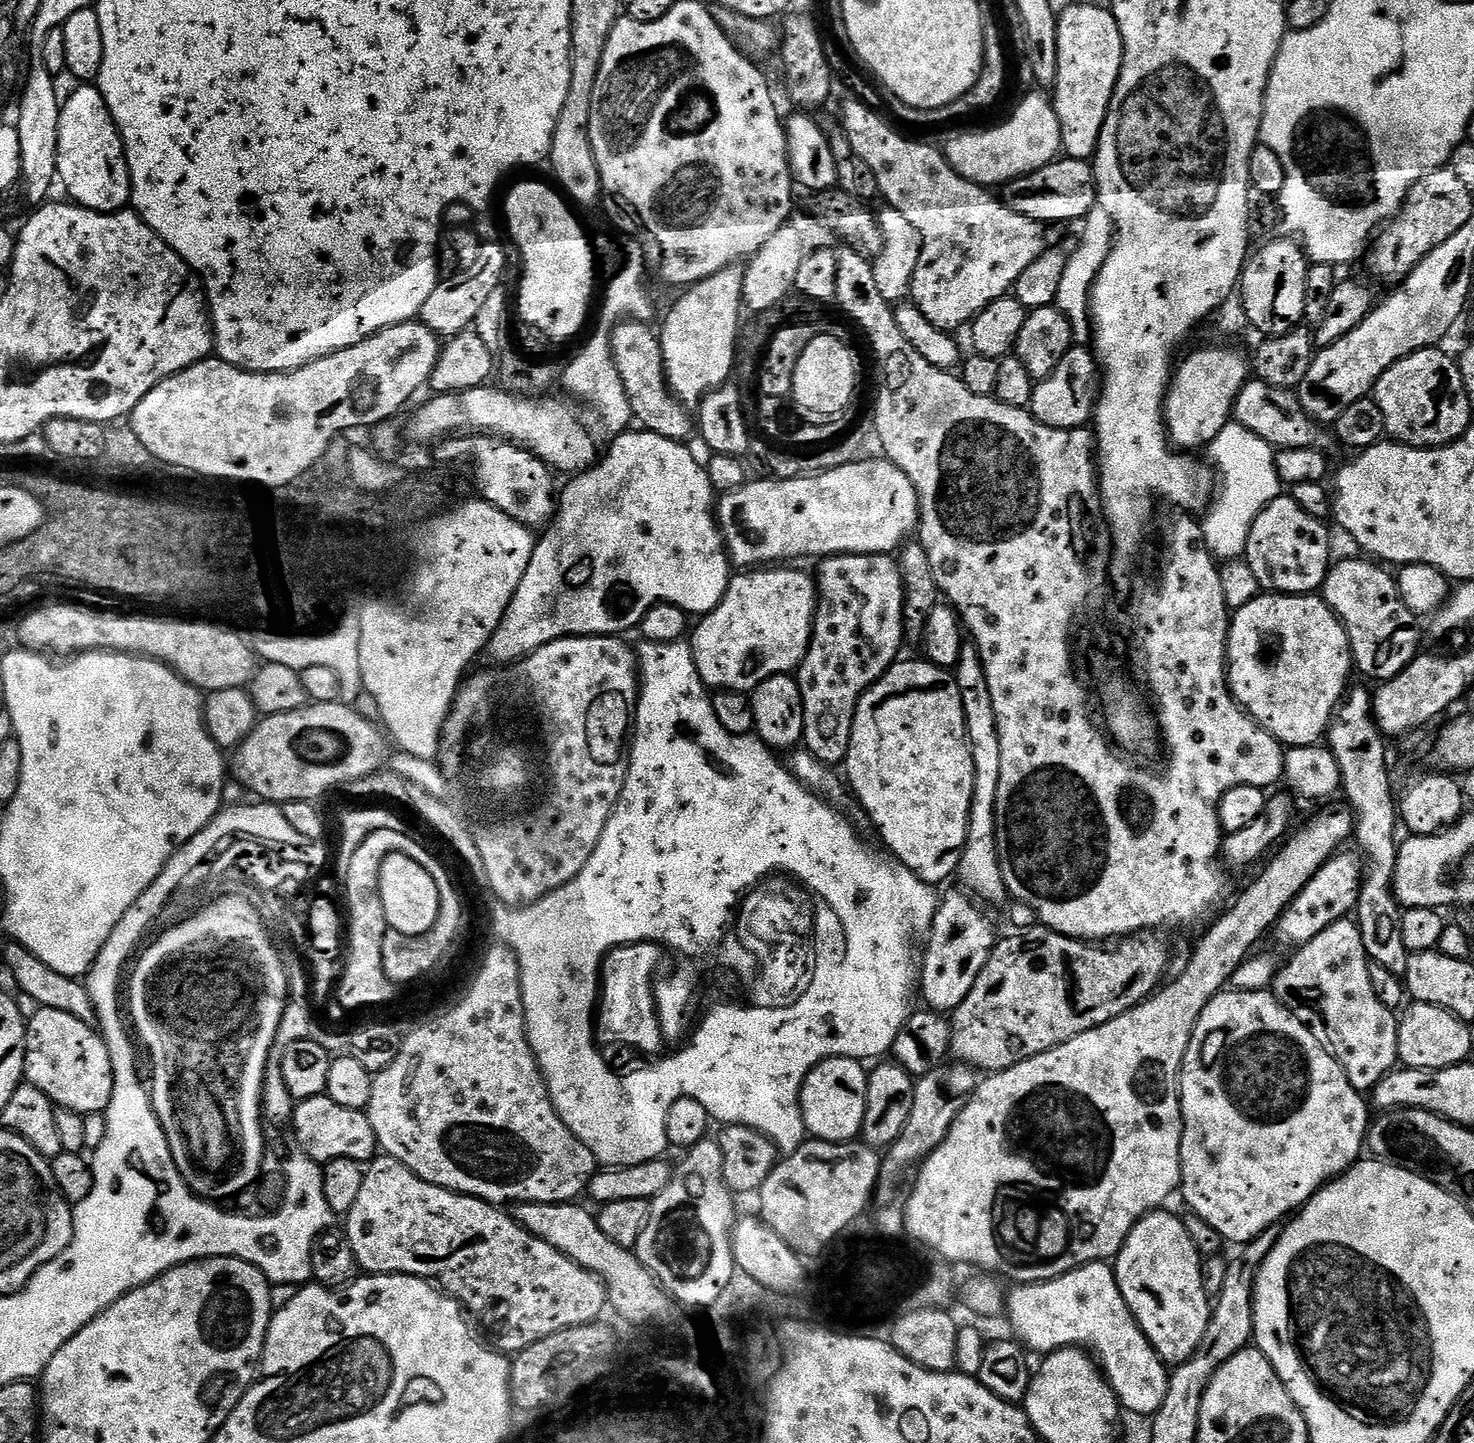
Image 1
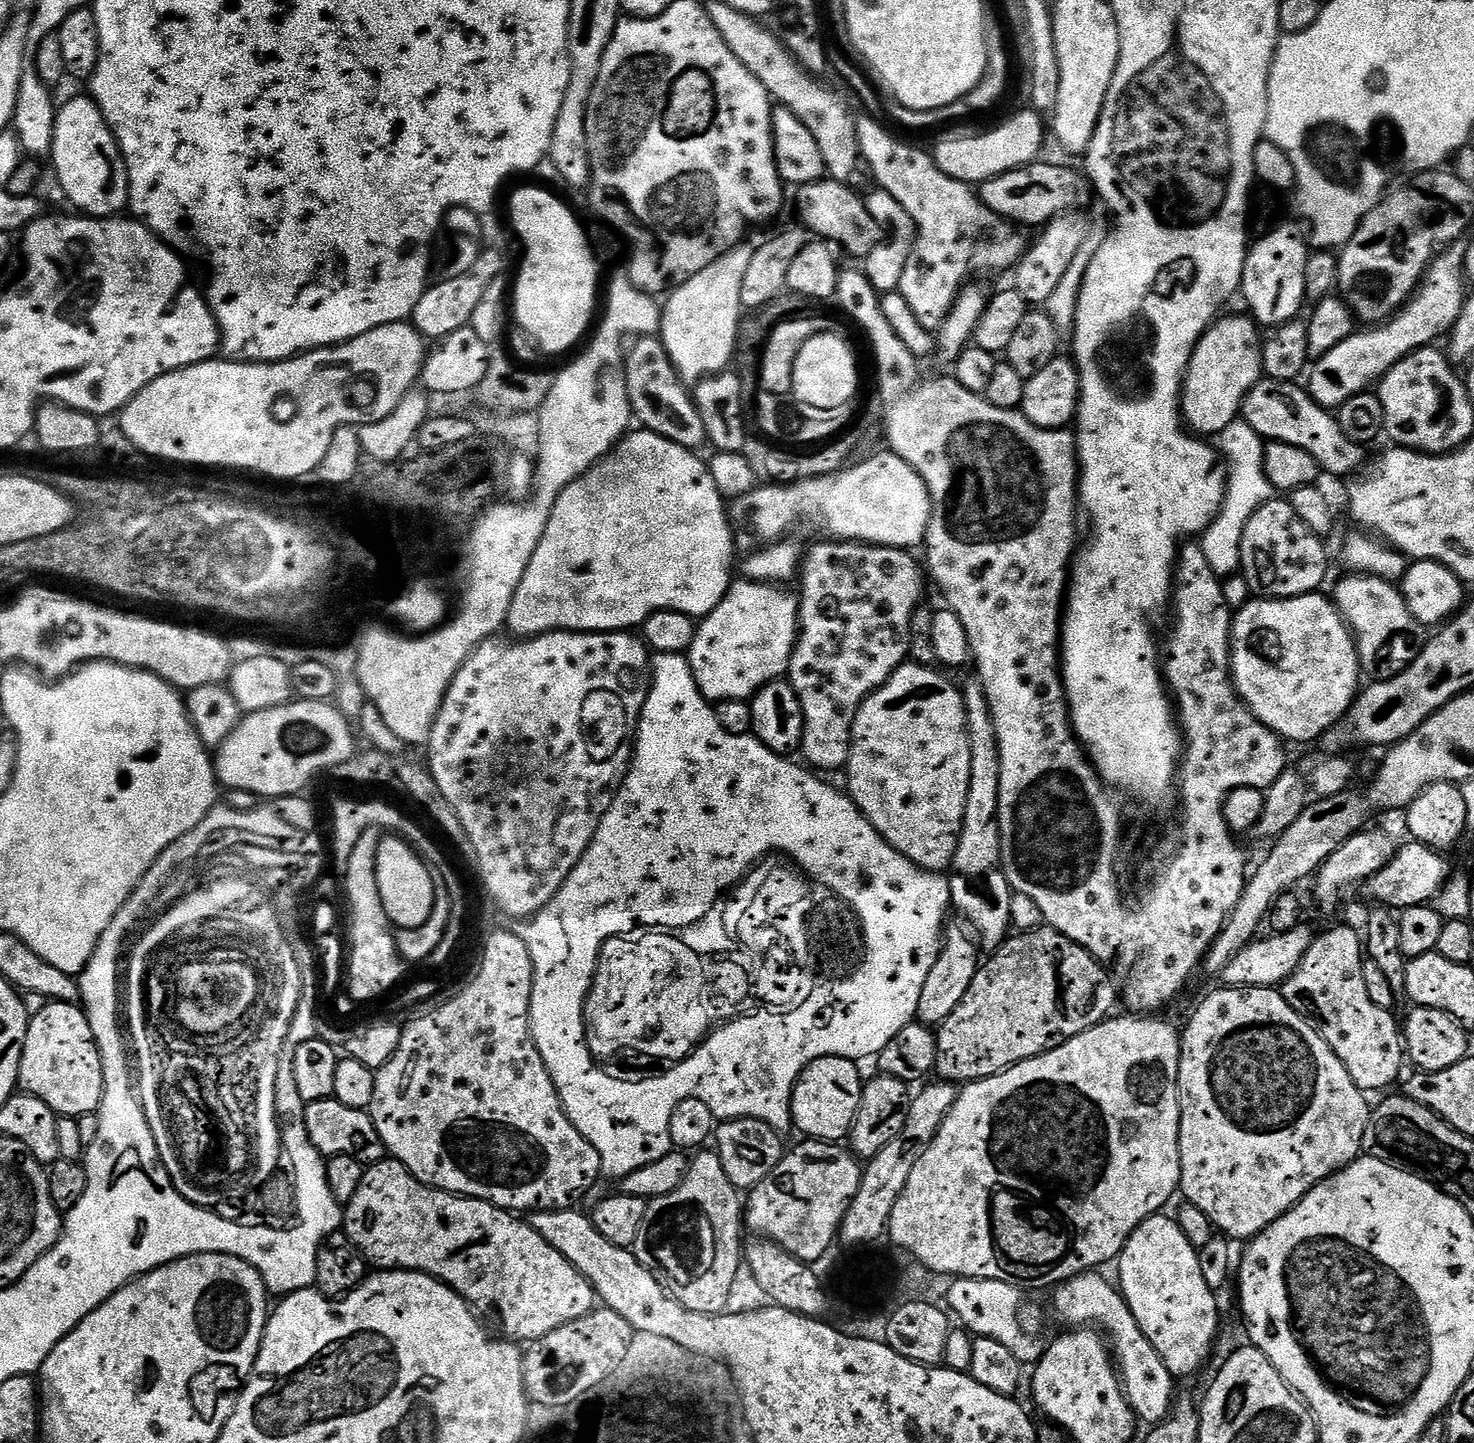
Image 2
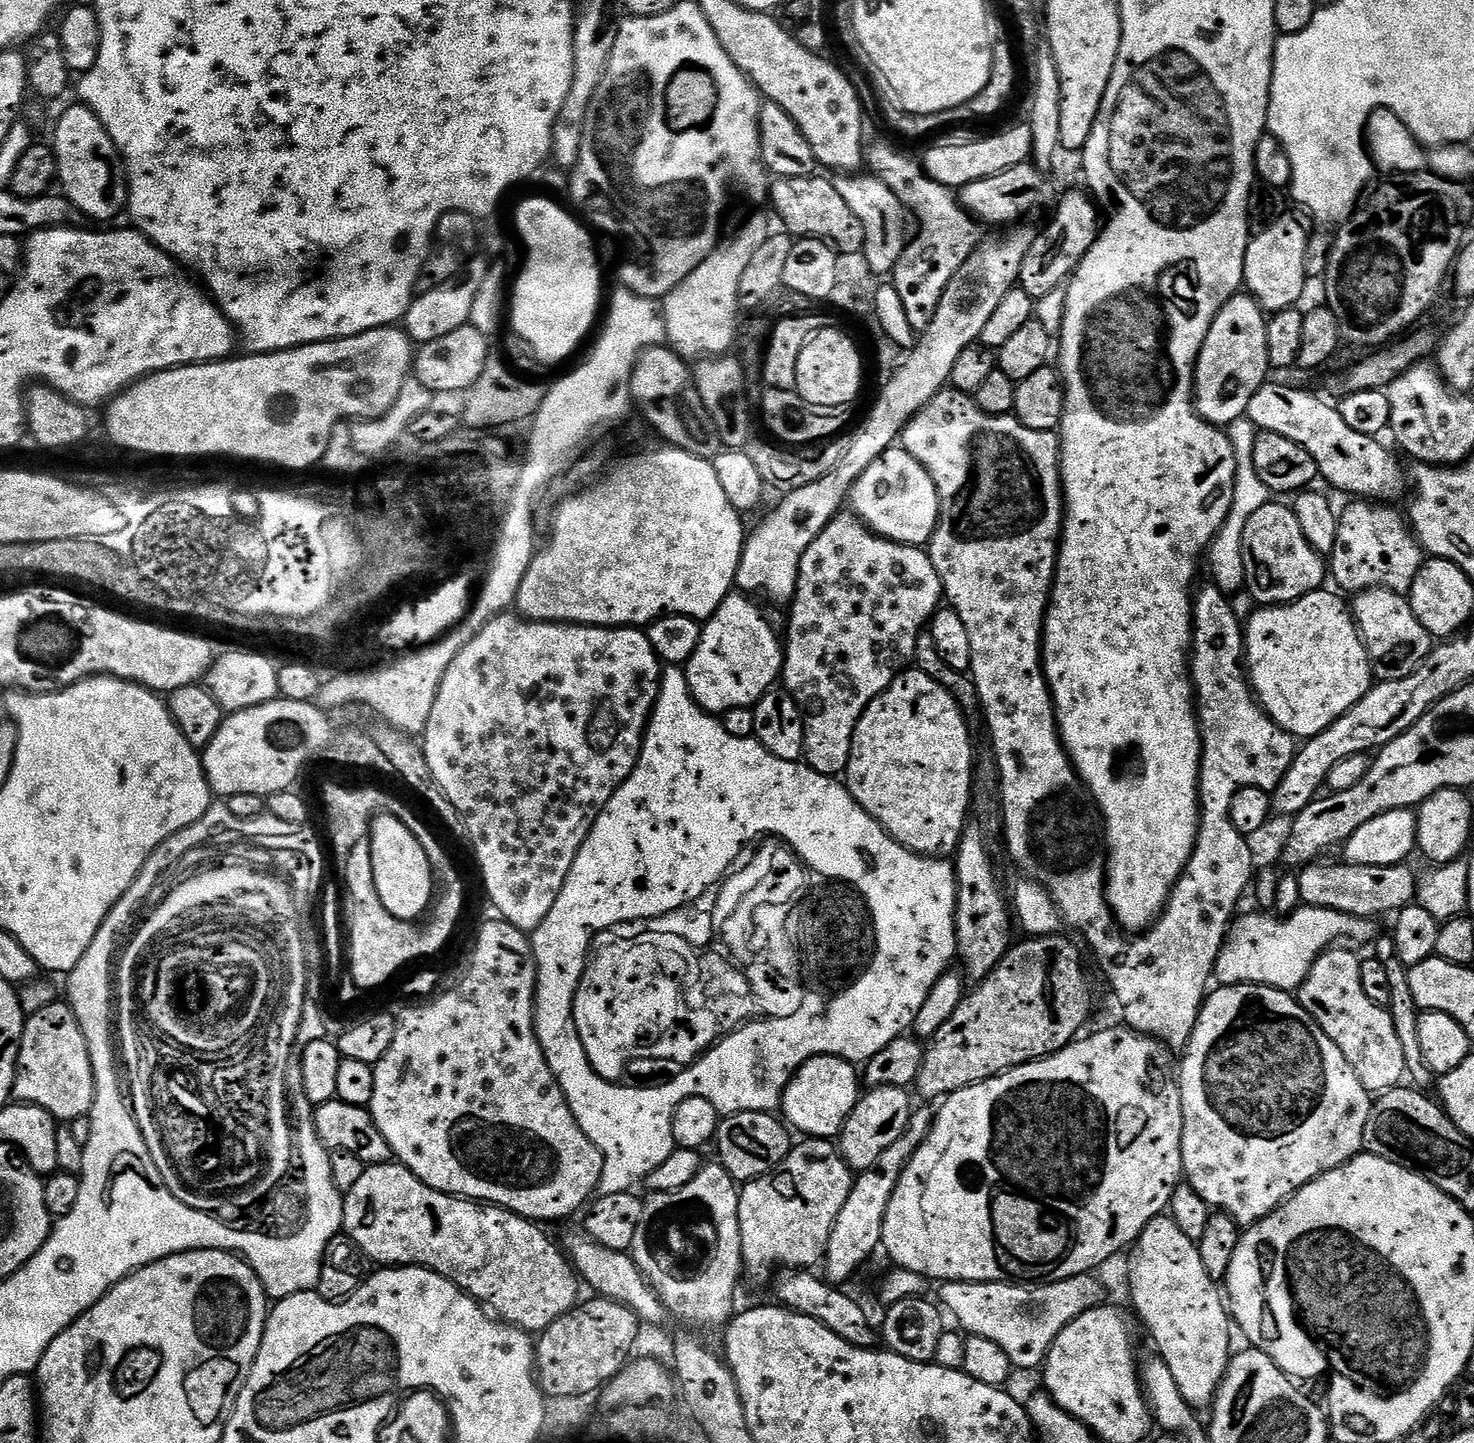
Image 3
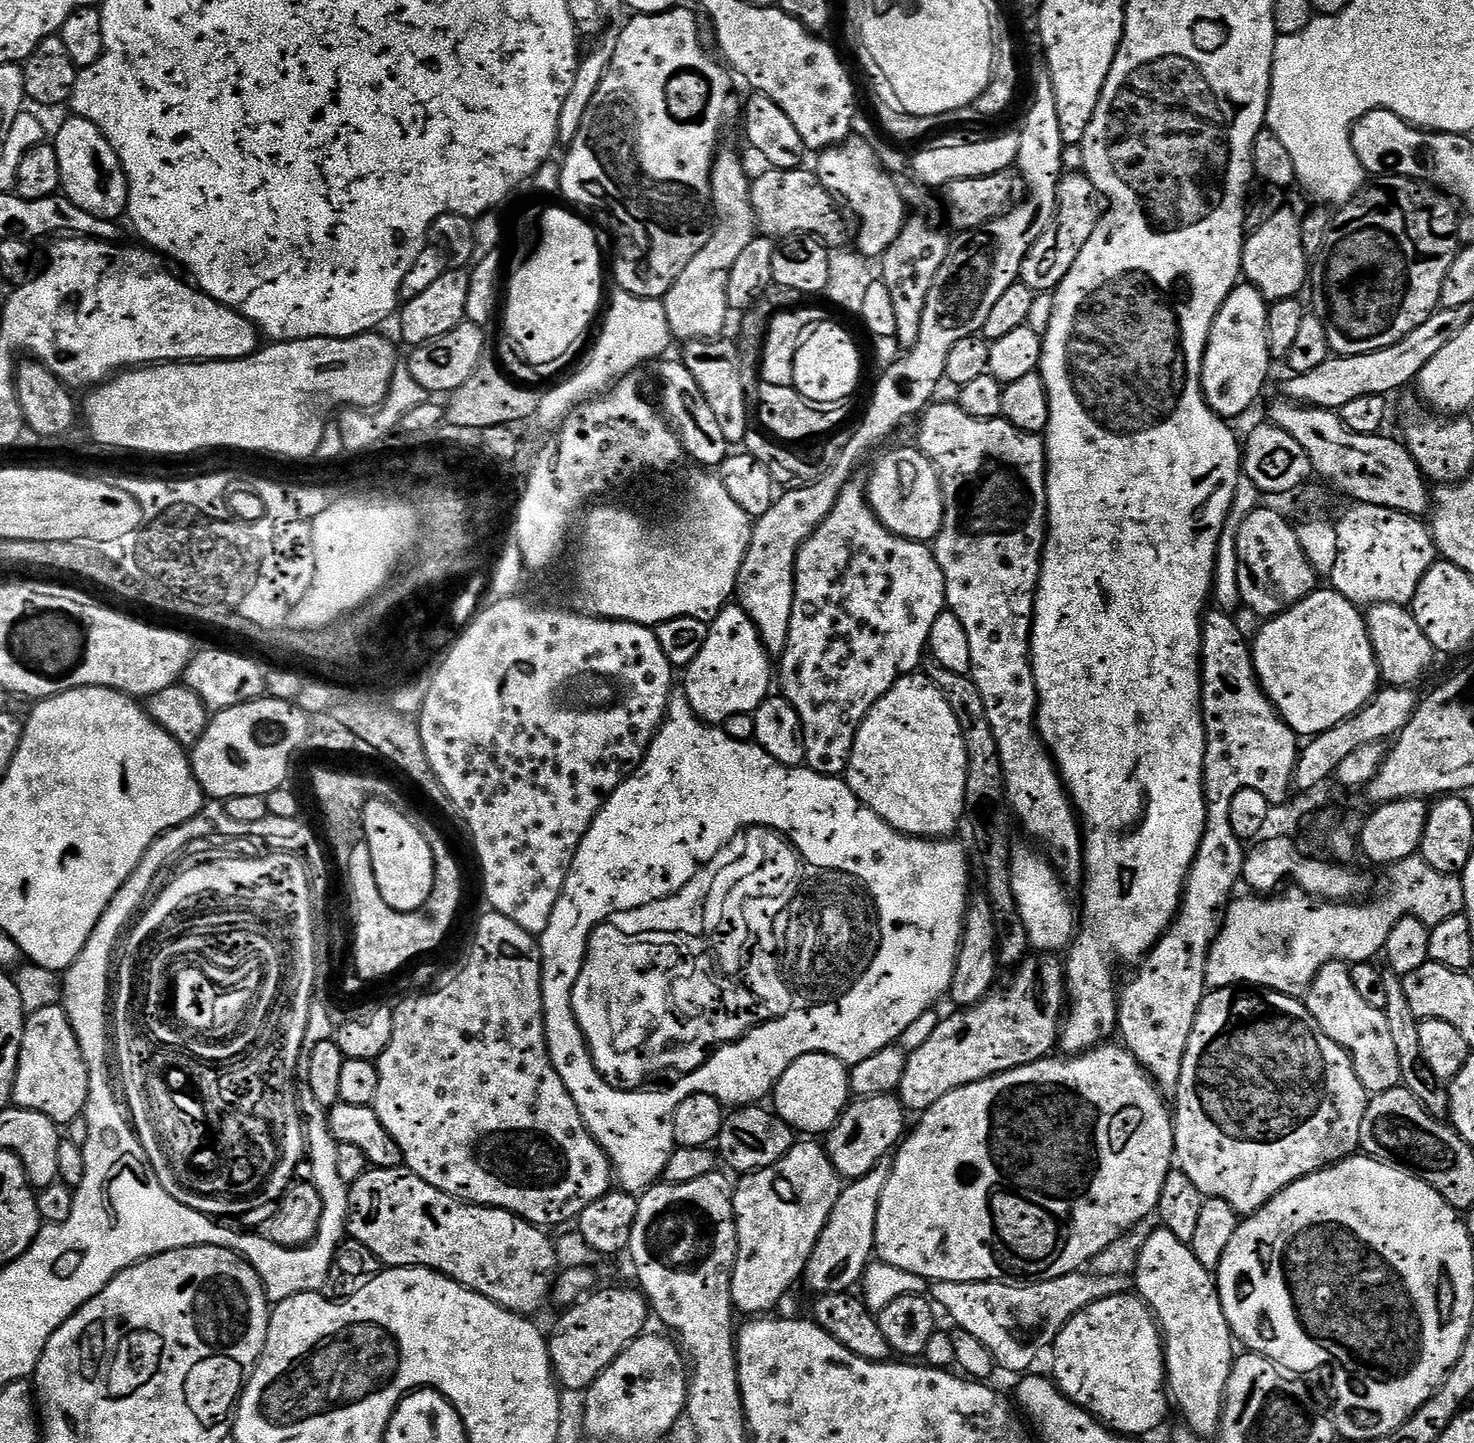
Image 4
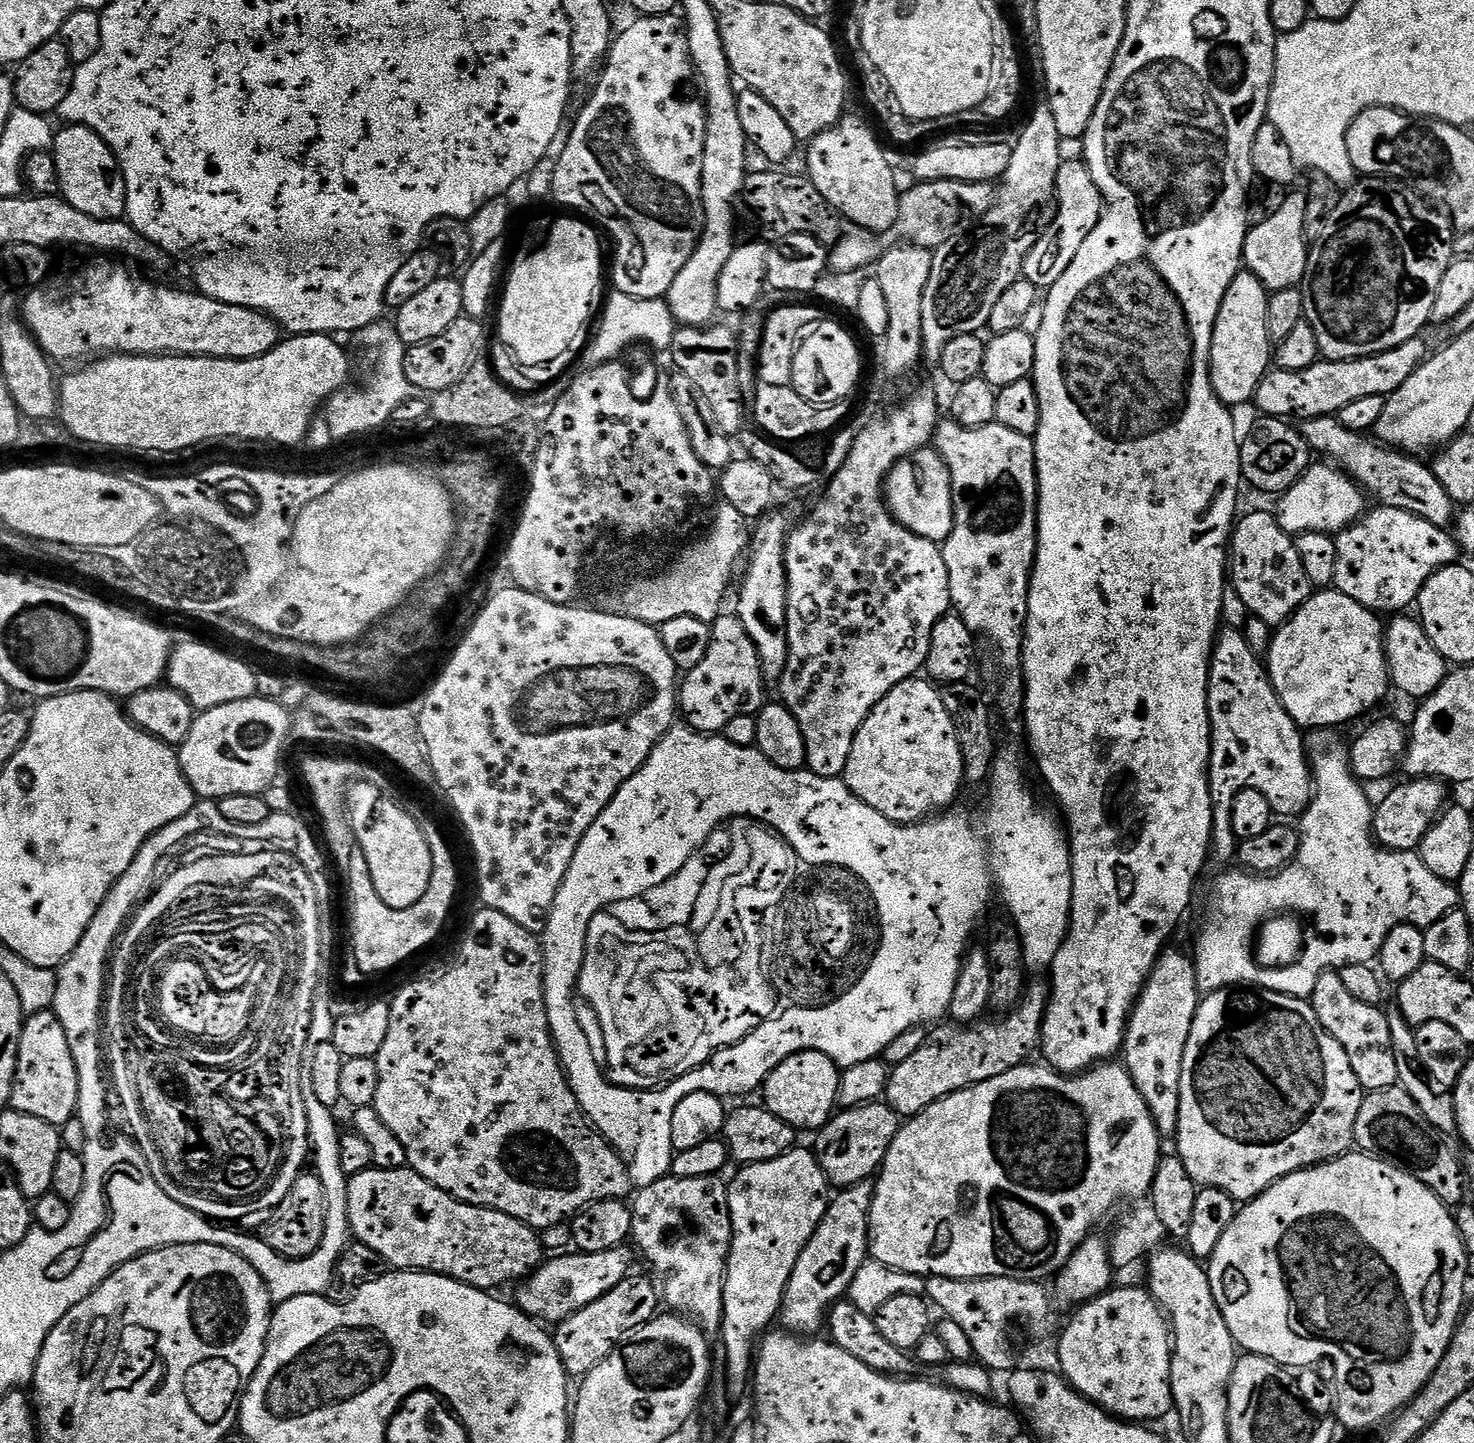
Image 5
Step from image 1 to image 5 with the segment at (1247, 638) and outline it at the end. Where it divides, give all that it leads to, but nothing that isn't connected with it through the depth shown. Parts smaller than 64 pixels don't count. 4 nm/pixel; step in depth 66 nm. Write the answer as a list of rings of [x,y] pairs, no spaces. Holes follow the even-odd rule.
[[[1320,590],[1309,596],[1308,601],[1303,604],[1290,619],[1275,629],[1272,637],[1272,645],[1266,653],[1266,667],[1268,678],[1272,681],[1274,690],[1279,694],[1282,706],[1290,714],[1290,718],[1301,730],[1308,728],[1336,728],[1339,724],[1348,724],[1351,720],[1359,718],[1363,712],[1368,712],[1387,692],[1390,692],[1390,677],[1388,674],[1388,656],[1384,653],[1384,638],[1386,635],[1386,624],[1377,613],[1371,612],[1366,606],[1354,602],[1354,598],[1346,598],[1346,594],[1335,590]]]

